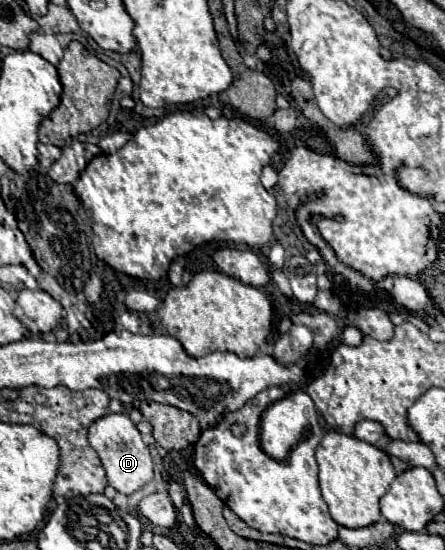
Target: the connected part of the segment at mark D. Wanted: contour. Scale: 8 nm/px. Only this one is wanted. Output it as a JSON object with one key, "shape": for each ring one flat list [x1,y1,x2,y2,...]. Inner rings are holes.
{"shape":[[109,412,107,416,101,416,99,420,95,420,89,428,87,434,89,446,97,452,101,466,105,468,107,474,107,482,123,492,123,494,133,494,137,492,141,486,145,486,147,482,153,480,153,460,151,460,151,452,145,446,145,442,141,440,139,430,135,428,135,424,129,420,129,416,125,414,113,414]]}

